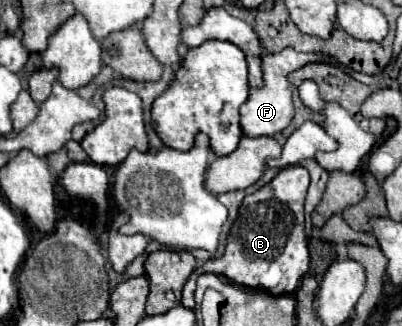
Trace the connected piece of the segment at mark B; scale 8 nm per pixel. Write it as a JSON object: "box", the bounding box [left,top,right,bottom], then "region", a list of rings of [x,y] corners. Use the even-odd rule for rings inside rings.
{"box":[181,166,309,308],"region":[[[291,166],[281,170],[269,184],[259,188],[255,194],[245,196],[239,216],[233,222],[229,236],[227,236],[227,248],[221,258],[207,260],[199,268],[195,268],[183,288],[181,304],[185,308],[195,306],[195,282],[201,274],[211,272],[211,274],[221,274],[229,278],[235,284],[247,286],[247,288],[257,288],[259,278],[267,268],[277,262],[283,276],[277,286],[273,286],[269,292],[271,294],[293,294],[299,288],[301,278],[309,270],[309,248],[307,248],[307,238],[305,238],[305,214],[303,214],[303,202],[309,186],[309,174],[307,168],[303,166]]]}

